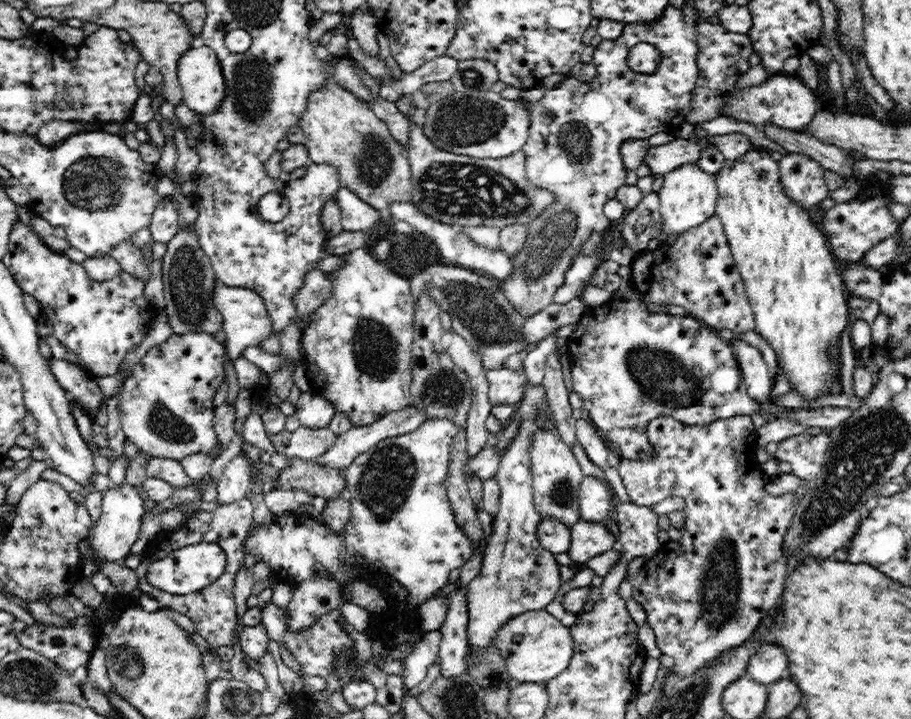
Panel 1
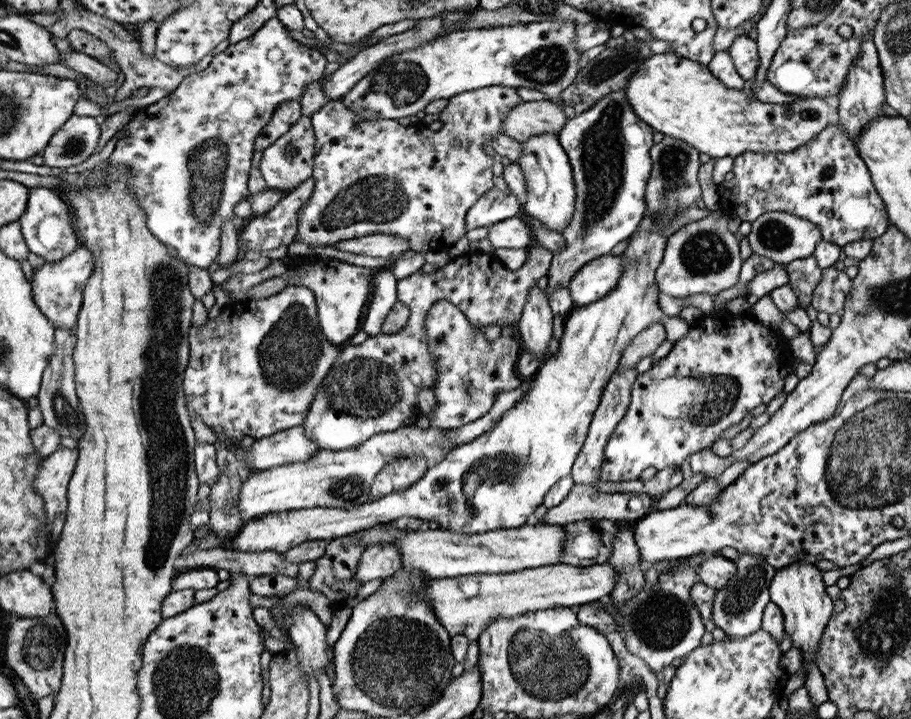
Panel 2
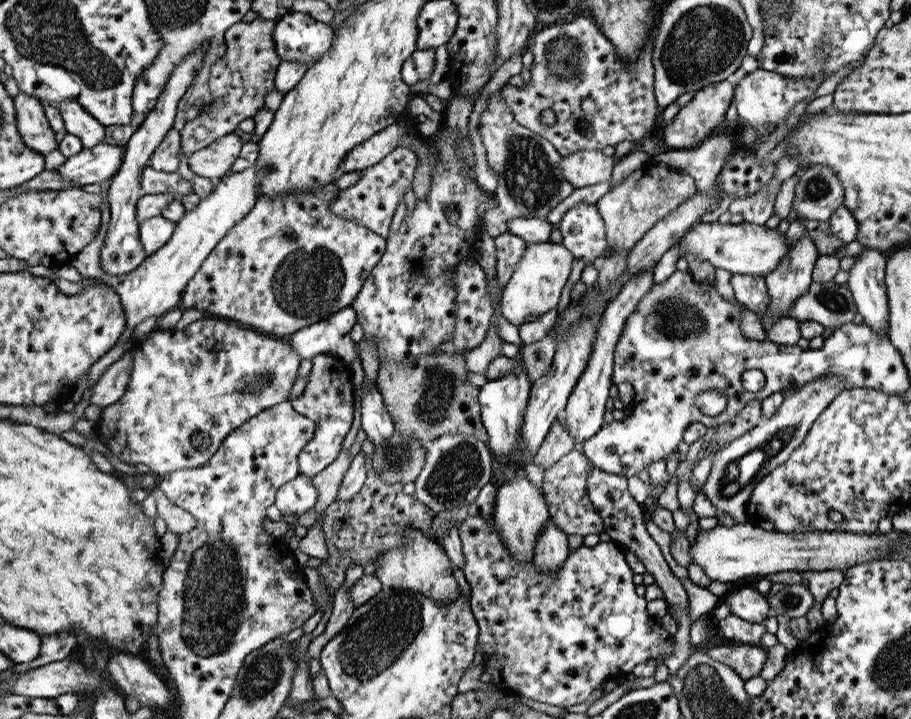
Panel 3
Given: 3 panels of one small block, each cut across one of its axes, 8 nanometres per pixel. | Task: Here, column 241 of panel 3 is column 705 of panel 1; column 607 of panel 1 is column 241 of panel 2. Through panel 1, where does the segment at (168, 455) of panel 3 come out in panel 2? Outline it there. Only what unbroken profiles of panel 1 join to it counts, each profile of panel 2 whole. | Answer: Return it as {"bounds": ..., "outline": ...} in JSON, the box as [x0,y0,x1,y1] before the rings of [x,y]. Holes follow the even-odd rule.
{"bounds":[185,286,341,446],"outline":[[[287,286],[281,292],[270,297],[255,300],[247,299],[242,301],[230,300],[224,308],[218,320],[209,319],[201,327],[192,326],[190,328],[190,346],[192,347],[192,356],[189,360],[189,366],[185,370],[185,395],[188,399],[189,412],[196,412],[202,417],[202,420],[218,436],[222,430],[226,430],[226,446],[240,444],[244,436],[252,436],[254,440],[273,436],[274,433],[280,433],[281,430],[293,429],[300,426],[309,414],[309,410],[317,396],[318,388],[321,388],[325,378],[329,376],[330,369],[333,368],[334,361],[337,360],[341,352],[341,346],[328,342],[324,331],[321,329],[320,316],[317,314],[317,299],[314,292],[306,286]]]}

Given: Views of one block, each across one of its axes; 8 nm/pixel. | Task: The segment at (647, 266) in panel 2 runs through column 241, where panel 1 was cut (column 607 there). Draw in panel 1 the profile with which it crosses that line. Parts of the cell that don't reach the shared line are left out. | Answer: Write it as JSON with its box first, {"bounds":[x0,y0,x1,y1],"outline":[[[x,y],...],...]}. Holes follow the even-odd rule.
{"bounds":[567,522,615,564],"outline":[[[576,522],[571,531],[571,544],[567,551],[573,564],[582,564],[612,550],[615,537],[604,523]]]}

